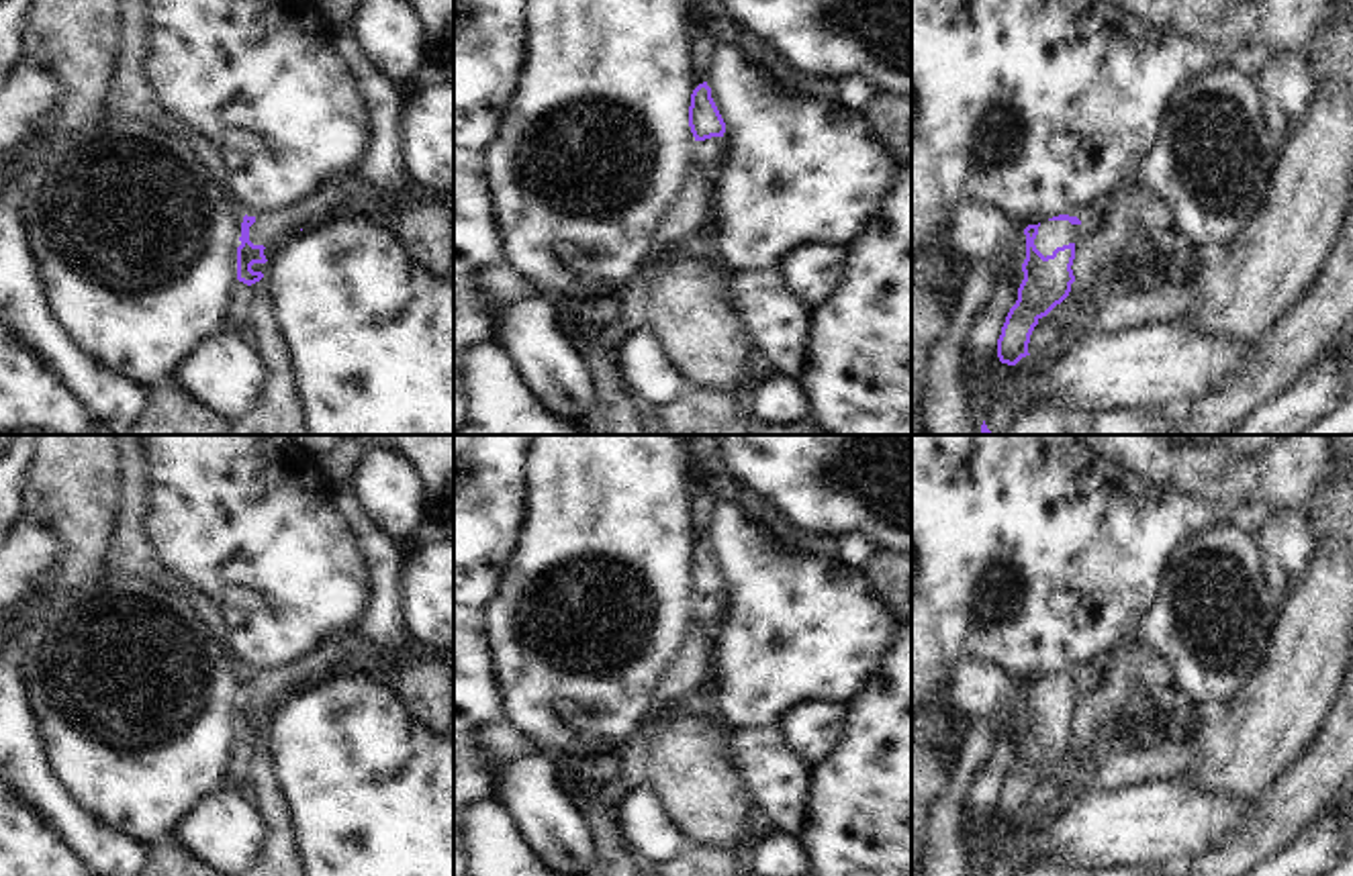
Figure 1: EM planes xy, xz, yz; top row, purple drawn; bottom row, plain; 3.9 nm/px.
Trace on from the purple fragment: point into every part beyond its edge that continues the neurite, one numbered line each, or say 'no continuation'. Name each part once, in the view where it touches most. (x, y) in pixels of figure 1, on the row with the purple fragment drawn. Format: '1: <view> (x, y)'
1: yz (1051, 233)

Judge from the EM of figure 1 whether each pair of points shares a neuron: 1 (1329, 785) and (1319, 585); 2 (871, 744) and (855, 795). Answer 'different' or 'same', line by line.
1: different
2: same

